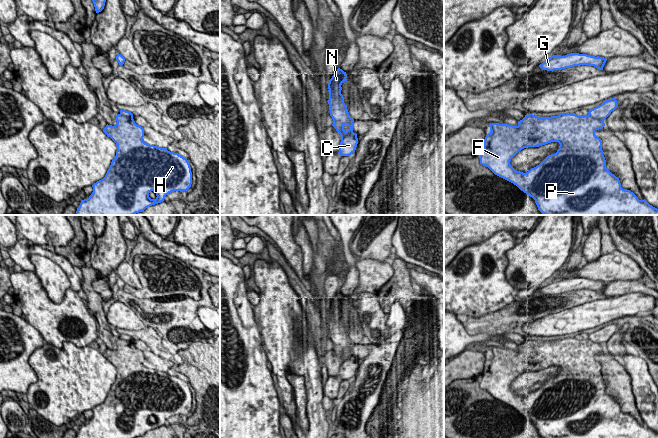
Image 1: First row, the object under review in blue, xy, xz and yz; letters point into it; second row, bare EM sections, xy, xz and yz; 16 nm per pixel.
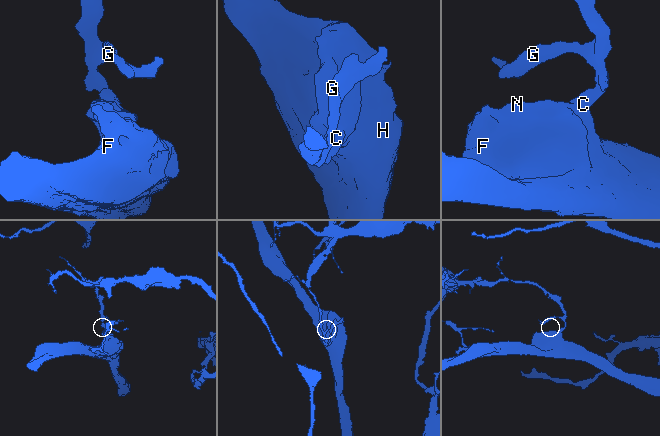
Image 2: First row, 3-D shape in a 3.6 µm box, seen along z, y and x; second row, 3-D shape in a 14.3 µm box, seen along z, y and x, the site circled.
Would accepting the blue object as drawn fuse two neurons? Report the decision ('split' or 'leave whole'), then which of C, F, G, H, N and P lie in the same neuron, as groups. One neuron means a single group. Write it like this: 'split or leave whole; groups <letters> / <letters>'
split; groups C G / F H N P

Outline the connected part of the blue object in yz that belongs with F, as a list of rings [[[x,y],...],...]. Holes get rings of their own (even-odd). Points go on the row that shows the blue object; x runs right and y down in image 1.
[[[575,113],[551,117],[529,114],[517,126],[492,123],[484,139],[480,164],[532,197],[543,215],[658,215],[657,208],[623,189],[619,178],[606,168],[602,140],[595,135],[604,126],[603,120]],[[551,142],[558,142],[559,149],[536,167],[523,173],[511,166],[511,159],[522,149]]]

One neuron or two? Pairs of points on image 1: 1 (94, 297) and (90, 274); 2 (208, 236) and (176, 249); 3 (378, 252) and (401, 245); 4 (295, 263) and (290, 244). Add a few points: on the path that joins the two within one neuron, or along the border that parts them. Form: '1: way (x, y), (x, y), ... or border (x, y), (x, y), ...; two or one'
1: way (89, 291), (88, 280); one
2: border (174, 241), (187, 246), (195, 254), (206, 256); two
3: border (397, 225), (392, 237), (393, 256); two
4: way (294, 258), (290, 249); one

